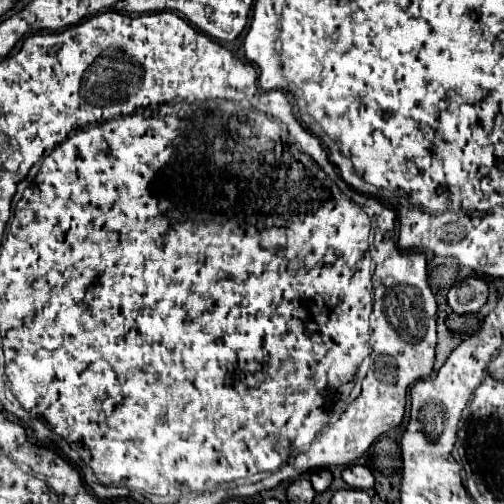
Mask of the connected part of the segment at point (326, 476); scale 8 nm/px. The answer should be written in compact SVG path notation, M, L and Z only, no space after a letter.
M326 469L314 471L314 473L310 475L310 483L312 483L312 487L314 487L316 493L324 493L324 491L330 487L330 483L332 483L332 473L326 471Z

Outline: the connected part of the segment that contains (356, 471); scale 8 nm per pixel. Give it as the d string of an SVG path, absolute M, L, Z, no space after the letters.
M352 465L342 471L342 479L352 487L352 489L370 489L374 487L374 475L368 467L362 465Z

